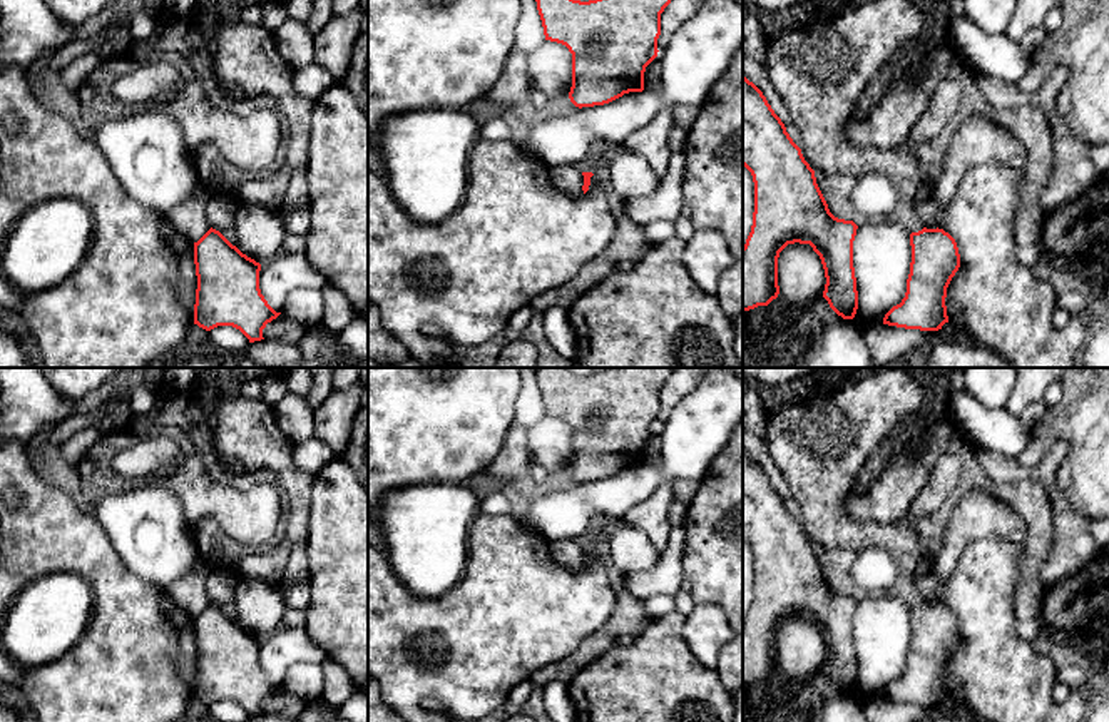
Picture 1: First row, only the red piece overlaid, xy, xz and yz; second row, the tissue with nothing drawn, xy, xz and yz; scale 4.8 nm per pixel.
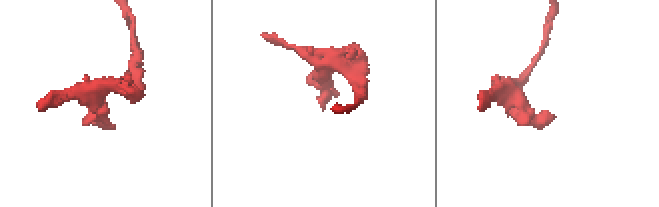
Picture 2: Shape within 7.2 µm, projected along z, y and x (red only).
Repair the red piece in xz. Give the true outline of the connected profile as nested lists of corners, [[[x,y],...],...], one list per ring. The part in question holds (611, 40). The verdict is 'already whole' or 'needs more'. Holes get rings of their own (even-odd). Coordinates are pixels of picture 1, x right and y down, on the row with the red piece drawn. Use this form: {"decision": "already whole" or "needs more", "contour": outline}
{"decision": "already whole", "contour": [[[535,0],[545,40],[562,43],[572,53],[570,102],[582,107],[609,104],[624,94],[644,90],[646,67],[657,57],[661,13],[671,0]]]}

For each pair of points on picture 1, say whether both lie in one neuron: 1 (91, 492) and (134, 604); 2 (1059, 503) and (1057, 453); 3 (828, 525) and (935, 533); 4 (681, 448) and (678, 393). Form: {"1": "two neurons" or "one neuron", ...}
{"1": "two neurons", "2": "one neuron", "3": "two neurons", "4": "two neurons"}

